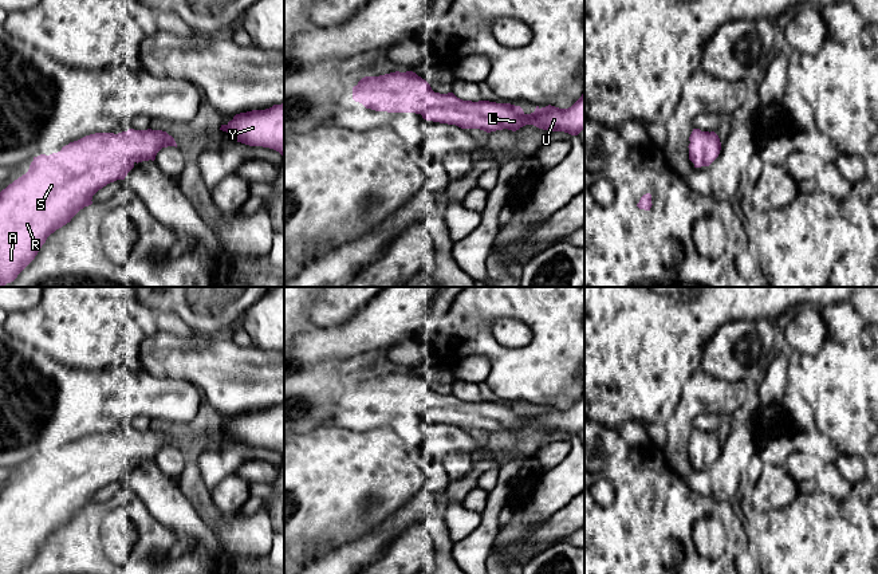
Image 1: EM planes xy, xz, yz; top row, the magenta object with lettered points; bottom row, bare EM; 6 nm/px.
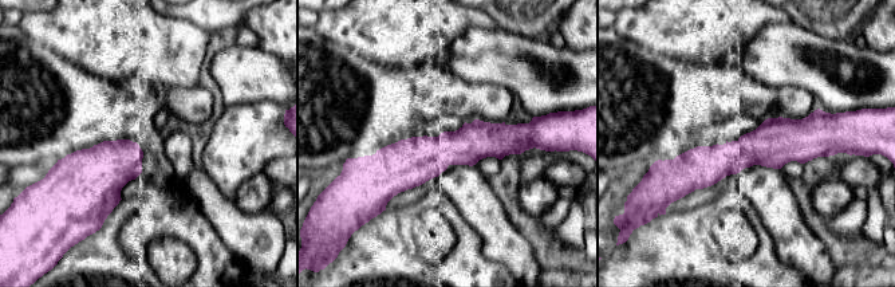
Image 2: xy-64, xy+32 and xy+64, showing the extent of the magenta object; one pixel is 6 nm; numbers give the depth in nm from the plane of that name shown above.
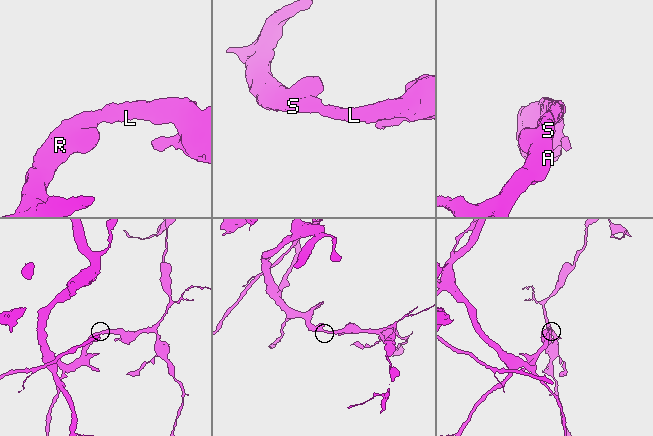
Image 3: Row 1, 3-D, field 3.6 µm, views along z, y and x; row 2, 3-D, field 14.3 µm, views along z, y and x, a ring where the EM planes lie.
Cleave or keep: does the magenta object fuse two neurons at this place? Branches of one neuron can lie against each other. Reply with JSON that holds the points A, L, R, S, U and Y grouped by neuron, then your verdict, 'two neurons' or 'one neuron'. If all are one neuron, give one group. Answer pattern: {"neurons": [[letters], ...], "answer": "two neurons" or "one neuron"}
{"neurons": [["A", "L", "R", "S", "U", "Y"]], "answer": "one neuron"}

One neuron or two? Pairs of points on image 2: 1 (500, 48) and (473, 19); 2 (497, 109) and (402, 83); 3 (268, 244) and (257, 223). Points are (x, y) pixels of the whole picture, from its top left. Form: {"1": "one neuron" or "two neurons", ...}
{"1": "two neurons", "2": "one neuron", "3": "one neuron"}

